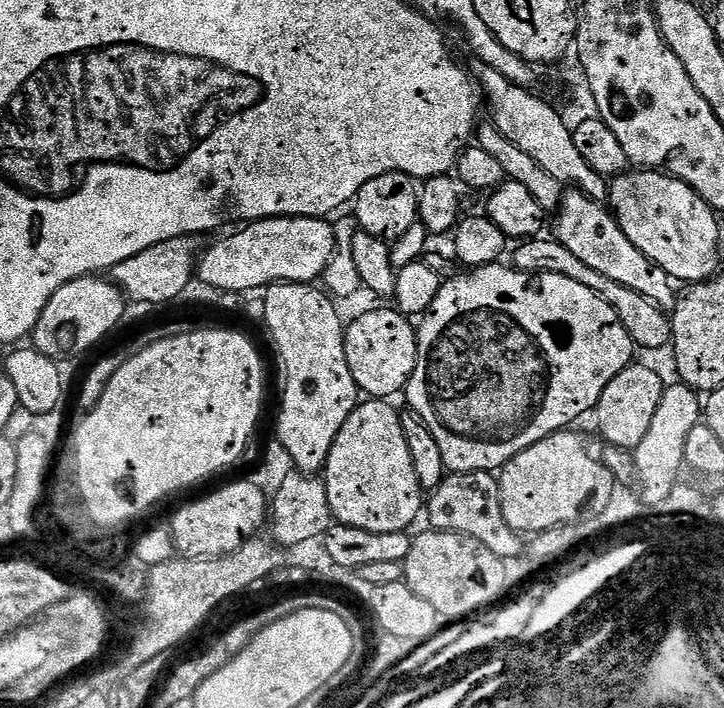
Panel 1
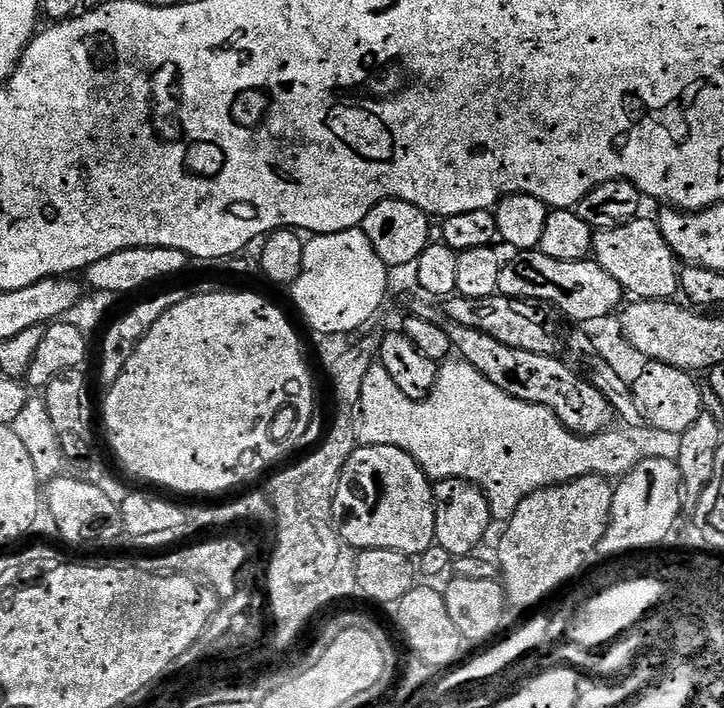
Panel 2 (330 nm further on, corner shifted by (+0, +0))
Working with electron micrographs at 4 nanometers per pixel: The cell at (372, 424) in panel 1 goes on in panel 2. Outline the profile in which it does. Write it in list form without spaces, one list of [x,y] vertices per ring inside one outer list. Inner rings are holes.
[[[377,444],[357,446],[342,466],[332,520],[340,537],[354,550],[398,550],[419,558],[436,542],[433,487],[433,481],[406,450]]]

